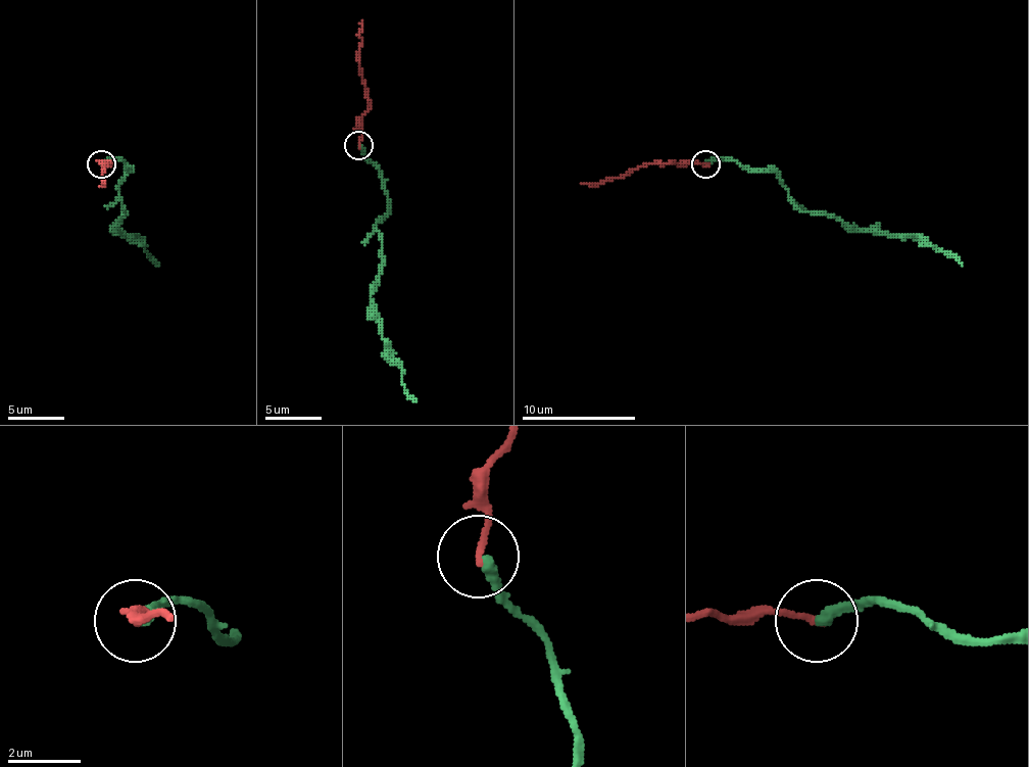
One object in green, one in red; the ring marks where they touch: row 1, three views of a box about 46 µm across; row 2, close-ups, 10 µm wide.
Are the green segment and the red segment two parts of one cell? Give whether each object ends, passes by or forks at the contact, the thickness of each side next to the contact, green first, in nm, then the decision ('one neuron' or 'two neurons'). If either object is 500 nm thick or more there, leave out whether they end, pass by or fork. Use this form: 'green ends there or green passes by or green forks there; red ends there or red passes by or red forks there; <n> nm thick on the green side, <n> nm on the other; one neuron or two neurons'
green ends there; red ends there; 300 nm thick on the green side, 180 nm on the other; two neurons

